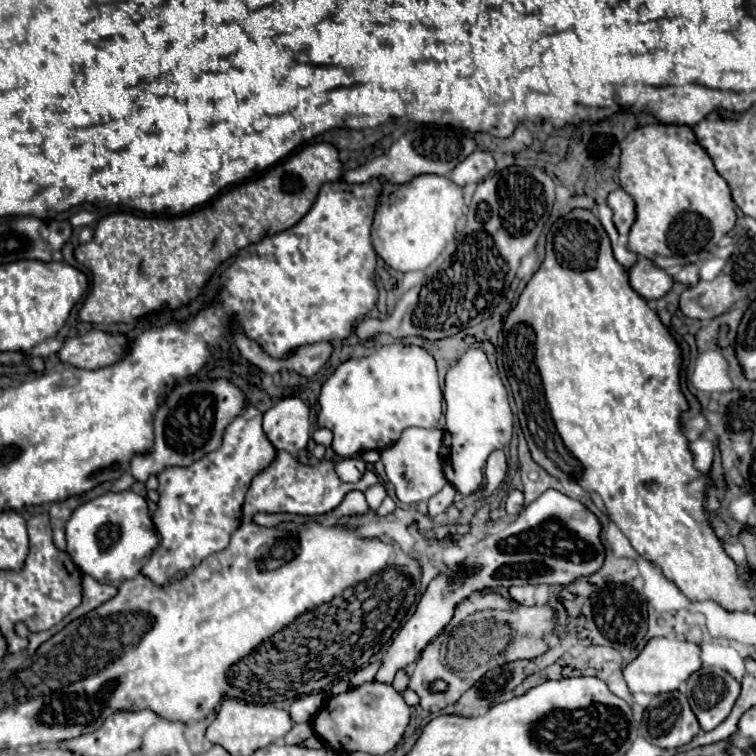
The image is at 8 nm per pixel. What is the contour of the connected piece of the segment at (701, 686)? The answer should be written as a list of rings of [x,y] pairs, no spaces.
[[[716,667],[692,673],[686,685],[686,697],[704,731],[712,731],[730,715],[738,695],[740,683]]]

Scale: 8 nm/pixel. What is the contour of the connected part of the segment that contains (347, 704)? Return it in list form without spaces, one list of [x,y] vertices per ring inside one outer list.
[[[378,681],[354,687],[342,695],[332,697],[330,701],[334,709],[322,709],[312,721],[312,727],[316,735],[332,751],[338,753],[364,751],[370,755],[386,755],[398,745],[410,721],[410,709],[404,703],[402,695],[392,685],[384,685]]]

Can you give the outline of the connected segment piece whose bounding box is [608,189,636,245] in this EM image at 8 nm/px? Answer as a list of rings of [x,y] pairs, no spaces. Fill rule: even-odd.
[[[614,189],[608,195],[608,207],[614,211],[614,225],[620,233],[620,243],[624,245],[628,231],[634,223],[634,199],[624,189]]]

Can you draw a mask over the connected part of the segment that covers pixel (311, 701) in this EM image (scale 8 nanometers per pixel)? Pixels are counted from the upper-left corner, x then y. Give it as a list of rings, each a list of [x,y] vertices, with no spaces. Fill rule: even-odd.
[[[323,692],[296,699],[296,701],[290,705],[290,709],[288,709],[292,723],[306,723],[306,721],[313,720],[316,713],[323,707],[324,699],[326,699],[326,696]]]

